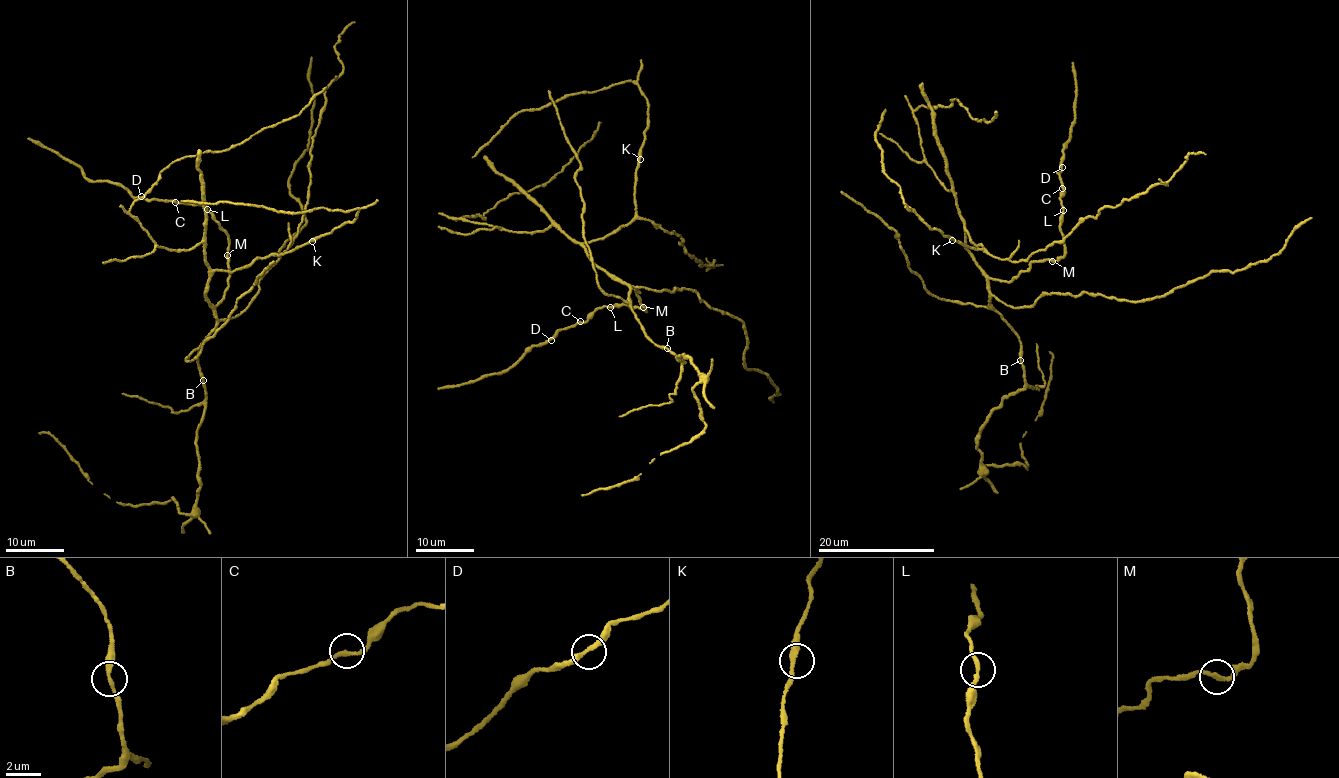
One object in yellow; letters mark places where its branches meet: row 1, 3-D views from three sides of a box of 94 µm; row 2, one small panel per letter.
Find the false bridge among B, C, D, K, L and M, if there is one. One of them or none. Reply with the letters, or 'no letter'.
no letter

